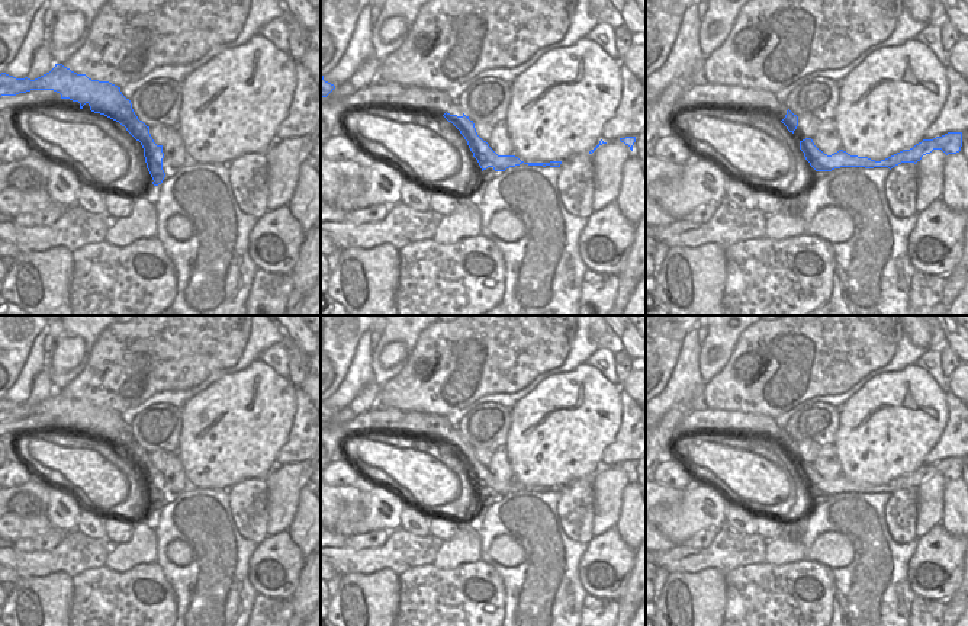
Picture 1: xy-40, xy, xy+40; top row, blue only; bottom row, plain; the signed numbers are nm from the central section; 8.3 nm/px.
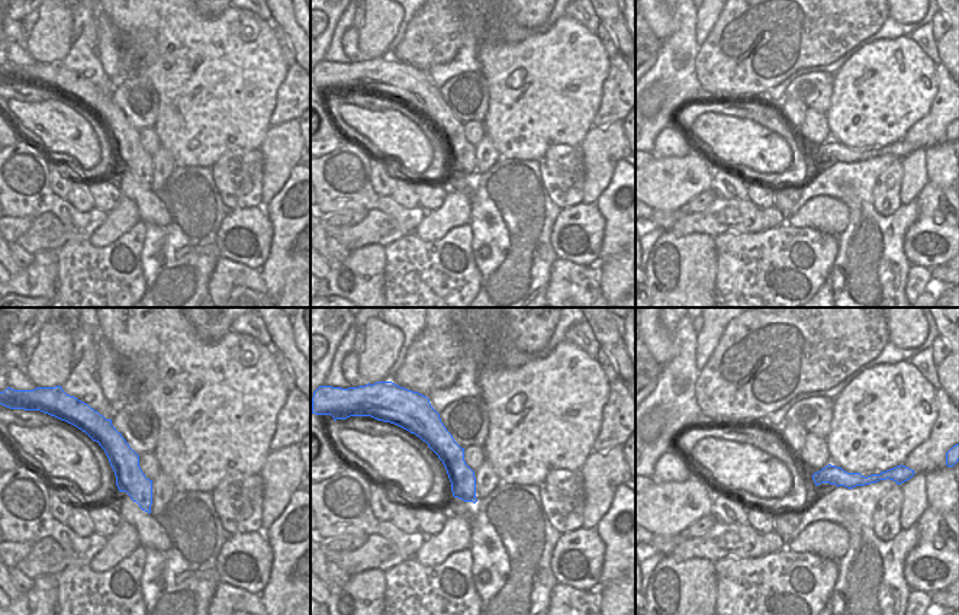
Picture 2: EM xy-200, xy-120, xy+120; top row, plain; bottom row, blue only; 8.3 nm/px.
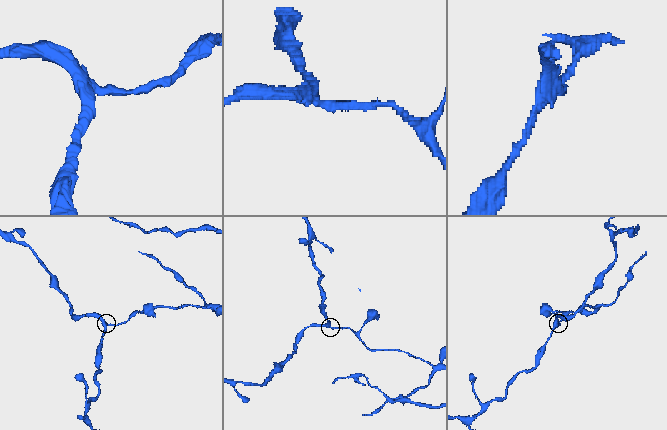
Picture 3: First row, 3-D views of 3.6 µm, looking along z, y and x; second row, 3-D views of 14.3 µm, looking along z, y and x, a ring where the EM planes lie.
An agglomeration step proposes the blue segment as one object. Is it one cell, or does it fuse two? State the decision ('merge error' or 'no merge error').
merge error

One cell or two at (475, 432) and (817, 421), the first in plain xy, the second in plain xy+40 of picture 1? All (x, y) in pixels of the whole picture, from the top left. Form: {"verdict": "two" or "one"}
{"verdict": "one"}

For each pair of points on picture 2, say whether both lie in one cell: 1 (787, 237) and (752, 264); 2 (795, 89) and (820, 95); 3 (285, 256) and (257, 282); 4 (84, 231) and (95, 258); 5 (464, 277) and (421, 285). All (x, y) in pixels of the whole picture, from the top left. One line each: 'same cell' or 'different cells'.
1: same cell
2: same cell
3: different cells
4: different cells
5: same cell

